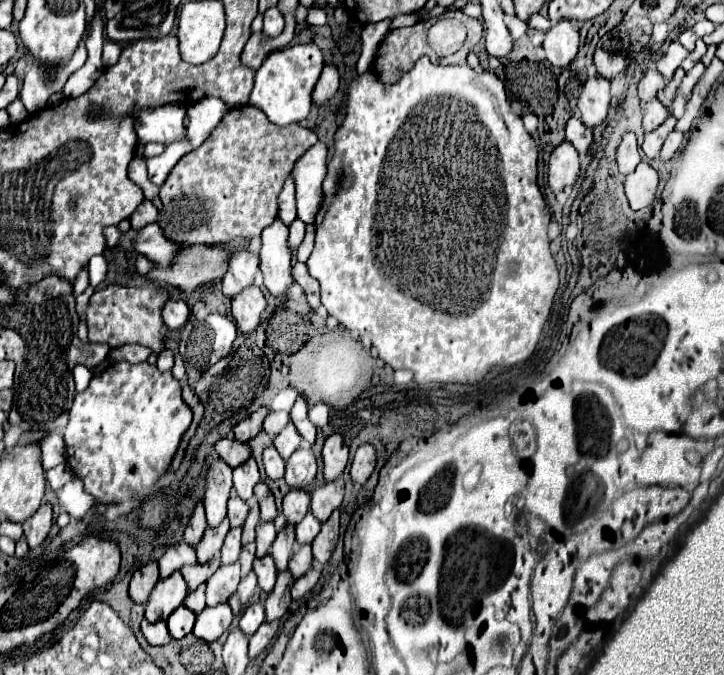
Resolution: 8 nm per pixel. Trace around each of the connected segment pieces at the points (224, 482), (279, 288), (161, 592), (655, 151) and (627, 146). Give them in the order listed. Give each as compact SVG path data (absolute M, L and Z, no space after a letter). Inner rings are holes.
M216 459L206 473L204 487L204 509L206 521L210 527L218 527L226 517L226 501L232 489L232 467L228 467L222 459Z
M274 219L272 225L262 231L260 271L264 275L264 285L272 295L284 295L294 281L290 273L288 227L280 219Z
M174 571L168 579L160 579L156 587L152 589L152 595L146 603L144 617L150 623L156 623L160 619L168 619L168 615L182 605L184 597L188 595L188 587L180 575L180 571Z
M668 117L668 119L666 119L666 123L662 123L656 131L650 131L650 133L646 133L646 135L644 135L642 151L644 151L644 155L646 155L646 157L654 159L654 157L658 157L658 155L660 155L662 143L664 143L666 135L674 129L674 123L676 123L676 119L674 119L674 117Z
M624 133L622 135L622 141L616 149L616 163L618 163L618 171L622 175L632 173L636 169L636 165L640 163L640 153L638 153L634 133Z

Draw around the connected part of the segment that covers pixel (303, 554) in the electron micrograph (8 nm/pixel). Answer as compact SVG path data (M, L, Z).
M310 545L308 547L298 547L288 561L288 571L292 573L292 577L300 577L312 567L312 563L314 563L314 559L312 559Z

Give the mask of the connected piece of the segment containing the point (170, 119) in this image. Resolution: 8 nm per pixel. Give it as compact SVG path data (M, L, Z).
M168 103L156 109L144 109L144 111L132 111L130 113L136 127L136 137L140 143L172 143L184 137L184 119L186 109L178 103Z

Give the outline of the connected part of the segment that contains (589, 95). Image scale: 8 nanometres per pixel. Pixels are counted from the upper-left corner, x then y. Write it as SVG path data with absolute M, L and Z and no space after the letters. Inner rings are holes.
M598 75L588 77L578 95L578 111L582 123L590 129L594 125L600 125L608 115L608 107L610 107L610 81Z

